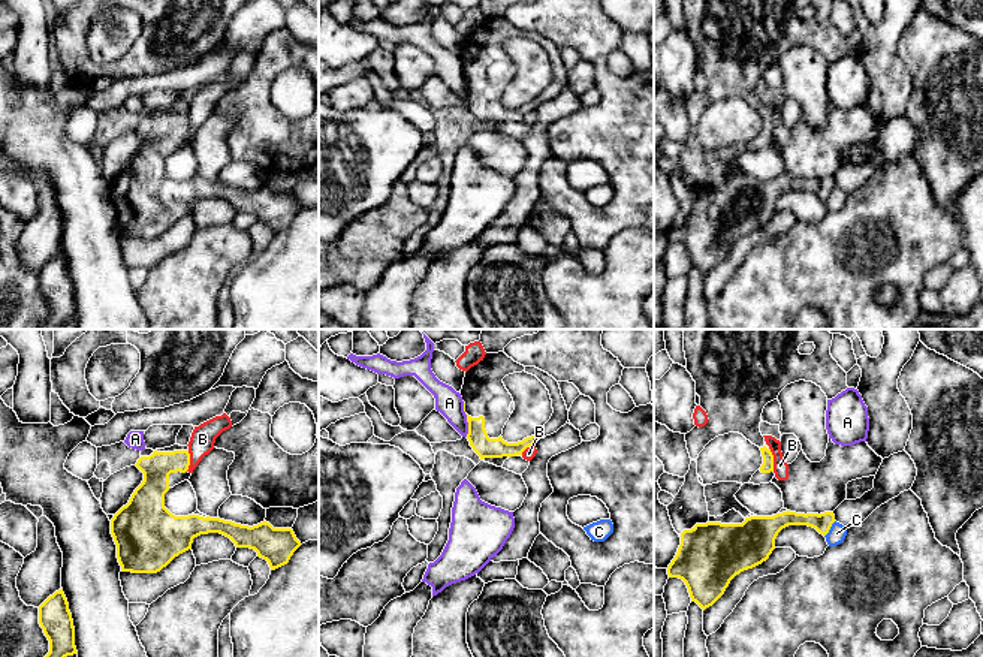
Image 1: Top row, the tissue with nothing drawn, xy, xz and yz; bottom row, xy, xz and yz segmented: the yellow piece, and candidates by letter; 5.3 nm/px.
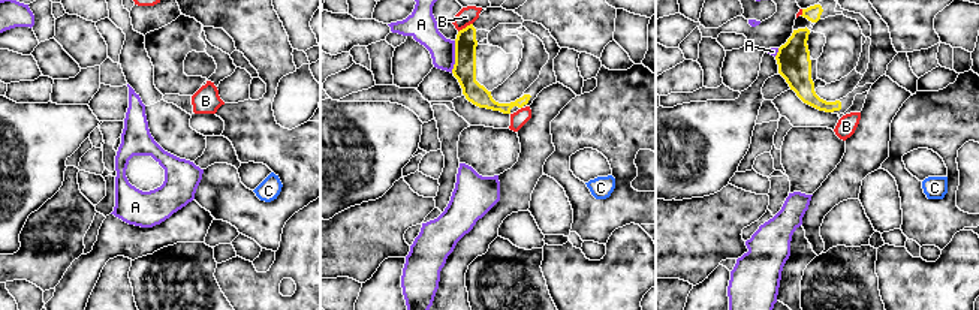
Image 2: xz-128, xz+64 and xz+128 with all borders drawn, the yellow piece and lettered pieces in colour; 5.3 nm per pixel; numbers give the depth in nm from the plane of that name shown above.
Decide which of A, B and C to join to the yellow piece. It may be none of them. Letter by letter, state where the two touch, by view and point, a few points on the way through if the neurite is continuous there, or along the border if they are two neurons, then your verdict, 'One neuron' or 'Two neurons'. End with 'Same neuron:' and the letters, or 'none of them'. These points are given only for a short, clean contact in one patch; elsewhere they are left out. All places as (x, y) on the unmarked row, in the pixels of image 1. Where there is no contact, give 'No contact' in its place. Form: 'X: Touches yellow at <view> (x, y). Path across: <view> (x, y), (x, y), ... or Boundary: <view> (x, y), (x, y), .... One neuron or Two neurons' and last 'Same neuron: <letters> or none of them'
A: Touches yellow at xz (467, 84). Boundary: xz (463, 68), (467, 101). Two neurons
B: Touches yellow at yz (772, 124). Two neurons
C: Touches yellow at yz (829, 193). Boundary: yz (835, 186), (825, 201). Two neurons
Same neuron: none of them

